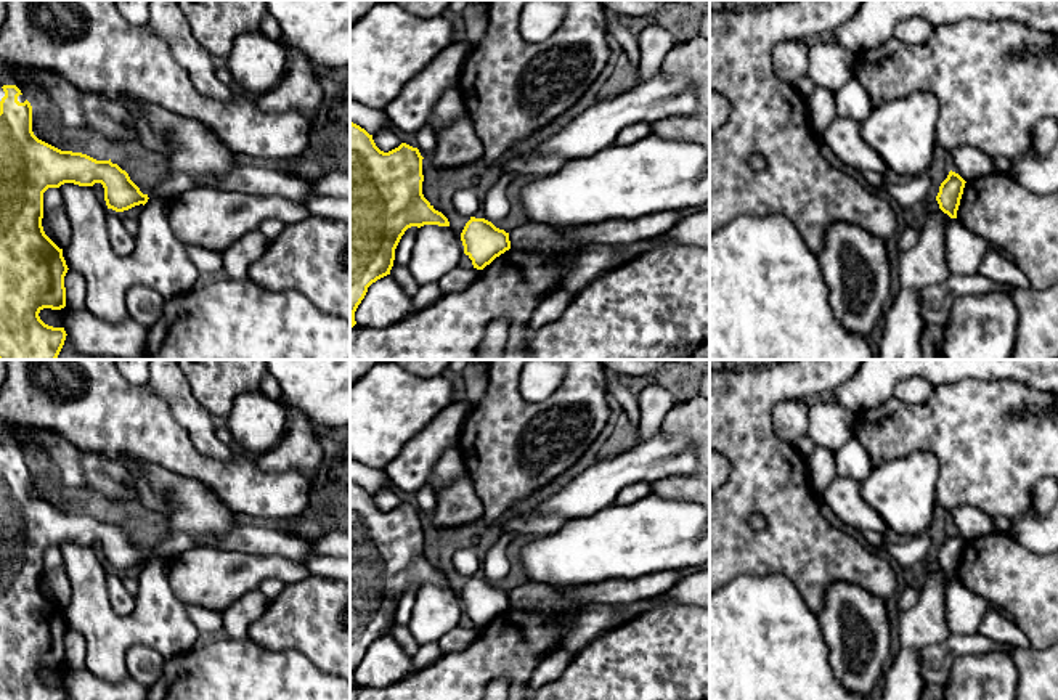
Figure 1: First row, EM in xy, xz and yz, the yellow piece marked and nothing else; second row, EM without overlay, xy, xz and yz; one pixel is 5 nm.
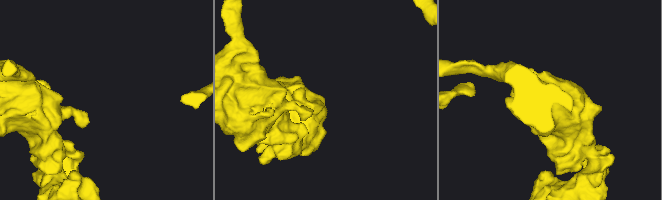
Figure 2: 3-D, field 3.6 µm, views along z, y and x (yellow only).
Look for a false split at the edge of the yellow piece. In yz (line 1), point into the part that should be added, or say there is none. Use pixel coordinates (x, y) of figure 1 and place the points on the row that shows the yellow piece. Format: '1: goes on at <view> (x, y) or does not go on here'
1: does not go on here

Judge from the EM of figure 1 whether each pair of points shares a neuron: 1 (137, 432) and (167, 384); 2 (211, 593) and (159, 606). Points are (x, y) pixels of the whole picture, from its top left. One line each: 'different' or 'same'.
1: different
2: different

